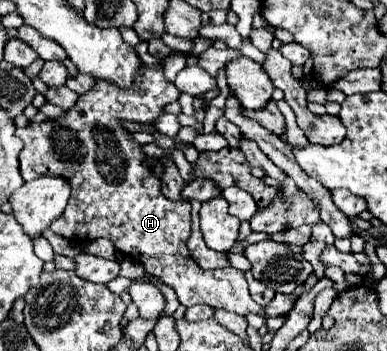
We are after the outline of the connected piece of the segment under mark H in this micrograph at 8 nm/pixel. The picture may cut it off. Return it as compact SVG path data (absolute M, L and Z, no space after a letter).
M142 67L140 75L134 81L136 87L130 89L118 89L116 85L110 85L108 81L98 79L94 89L86 95L80 95L74 109L66 113L64 119L48 119L44 123L28 123L22 129L16 129L16 135L22 139L24 147L20 151L20 171L24 181L31 181L40 177L40 173L64 177L70 183L74 183L74 195L70 197L64 213L50 225L50 229L56 235L62 235L70 241L92 241L98 237L110 239L116 249L124 255L130 255L138 259L146 273L156 275L166 285L170 285L178 301L186 307L204 303L214 309L226 309L236 315L258 315L258 305L252 301L248 293L248 285L244 279L244 273L234 267L224 269L202 269L186 249L186 241L190 237L190 203L188 201L170 201L160 191L160 179L144 165L144 155L140 151L140 145L134 143L128 137L128 131L122 129L120 121L138 121L152 125L154 119L162 115L164 105L178 99L180 91L164 79L162 67L148 69Z

